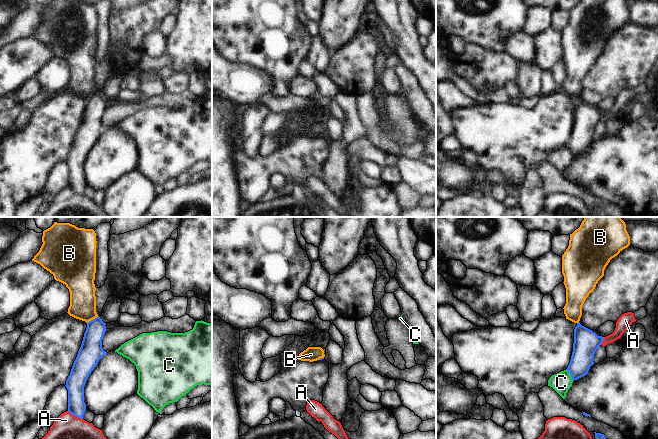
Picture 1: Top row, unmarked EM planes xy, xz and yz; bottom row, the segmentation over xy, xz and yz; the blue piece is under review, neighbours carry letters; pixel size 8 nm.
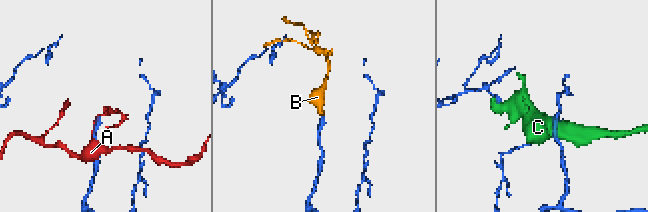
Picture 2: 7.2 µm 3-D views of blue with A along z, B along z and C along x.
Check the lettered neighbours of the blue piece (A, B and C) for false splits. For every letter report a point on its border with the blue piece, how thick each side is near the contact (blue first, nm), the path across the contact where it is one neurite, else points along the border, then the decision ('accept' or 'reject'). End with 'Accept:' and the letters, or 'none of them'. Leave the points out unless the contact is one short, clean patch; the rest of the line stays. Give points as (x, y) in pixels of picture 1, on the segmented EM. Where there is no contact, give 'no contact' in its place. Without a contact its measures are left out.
A: meets blue in xy at (75, 415); 150 nm thick on the blue side, 200 nm on the other; reject
B: meets blue in xy at (93, 319); 180 nm thick on the blue side, 200 nm on the other; runs through xy (91, 350), (93, 319), (82, 306); accept
C: meets blue in yz at (571, 375); 190 nm thick on the blue side, 160 nm on the other; reject
Accept: B

